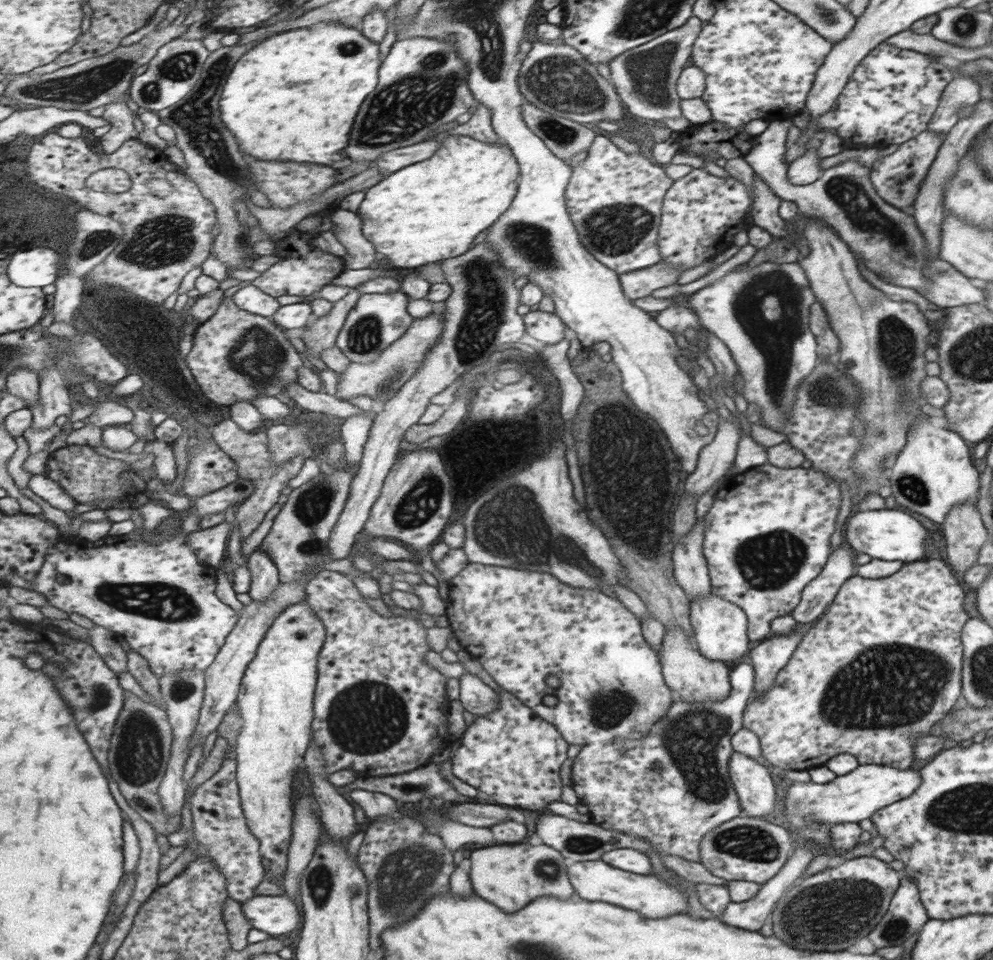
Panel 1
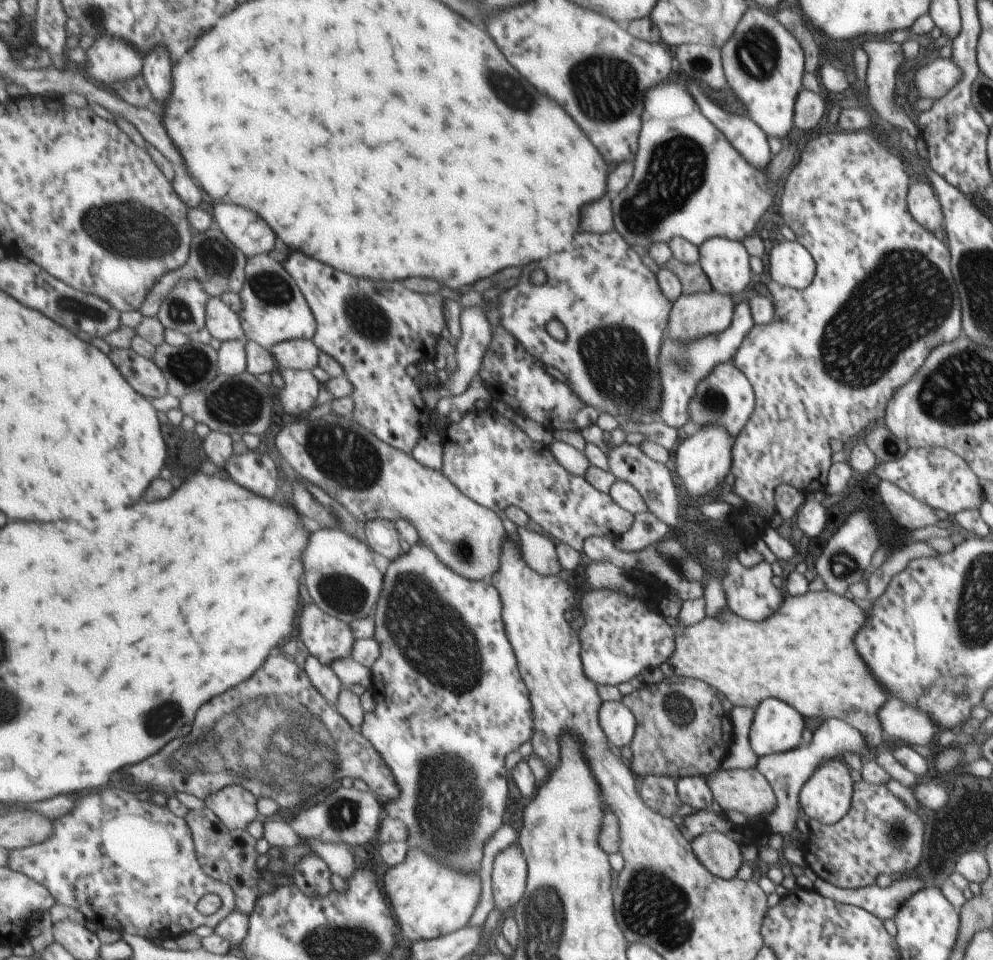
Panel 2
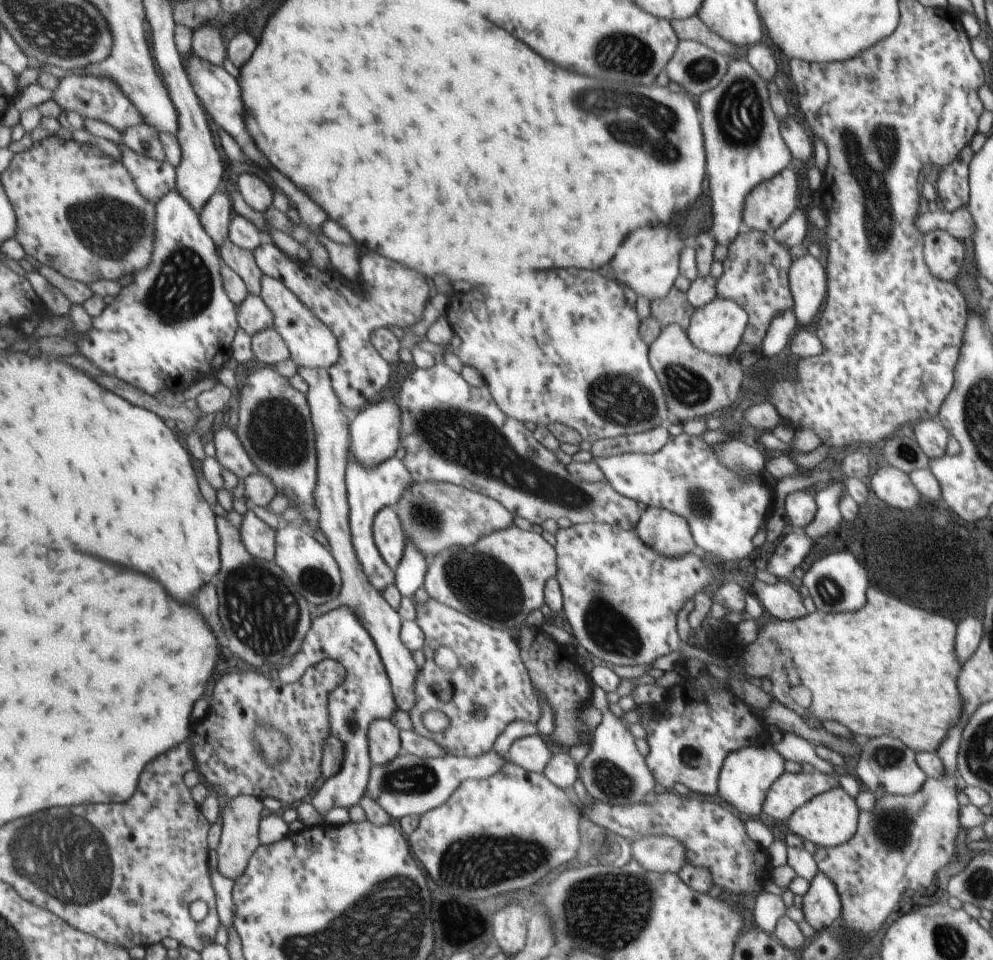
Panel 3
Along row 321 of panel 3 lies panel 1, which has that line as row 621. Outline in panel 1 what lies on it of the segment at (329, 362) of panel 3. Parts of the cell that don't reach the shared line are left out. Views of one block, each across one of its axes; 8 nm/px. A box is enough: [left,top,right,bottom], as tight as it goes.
[237,600,328,881]

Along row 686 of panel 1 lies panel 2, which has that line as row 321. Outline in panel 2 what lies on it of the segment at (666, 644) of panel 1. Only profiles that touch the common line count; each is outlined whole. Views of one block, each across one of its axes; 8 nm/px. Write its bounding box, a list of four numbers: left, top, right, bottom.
[665,290,733,341]

